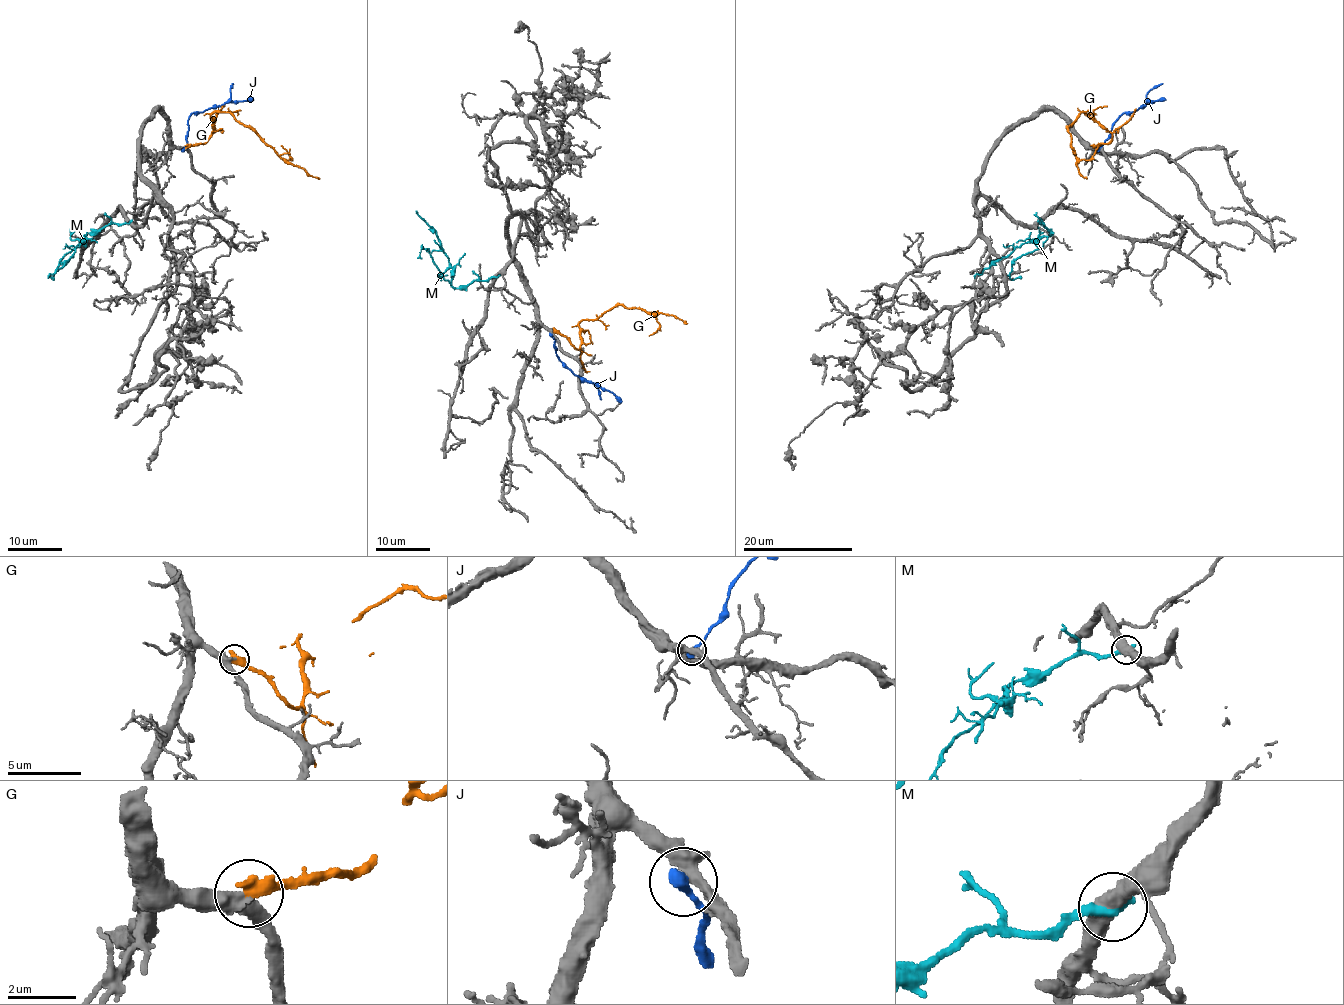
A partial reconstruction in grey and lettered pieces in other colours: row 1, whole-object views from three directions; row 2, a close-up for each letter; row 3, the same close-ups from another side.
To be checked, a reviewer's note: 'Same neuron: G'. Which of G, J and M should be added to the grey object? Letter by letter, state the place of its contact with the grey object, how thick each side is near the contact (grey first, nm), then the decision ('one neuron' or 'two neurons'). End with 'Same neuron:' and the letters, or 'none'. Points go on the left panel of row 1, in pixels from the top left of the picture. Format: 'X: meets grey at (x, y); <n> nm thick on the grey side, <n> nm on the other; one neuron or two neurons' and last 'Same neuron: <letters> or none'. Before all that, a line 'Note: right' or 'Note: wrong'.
Note: right
G: meets grey at (187, 147); 400 nm thick on the grey side, 500 nm on the other; one neuron
J: meets grey at (183, 149); 400 nm thick on the grey side, 420 nm on the other; two neurons
M: meets grey at (128, 222); 550 nm thick on the grey side, 320 nm on the other; two neurons
Same neuron: G

